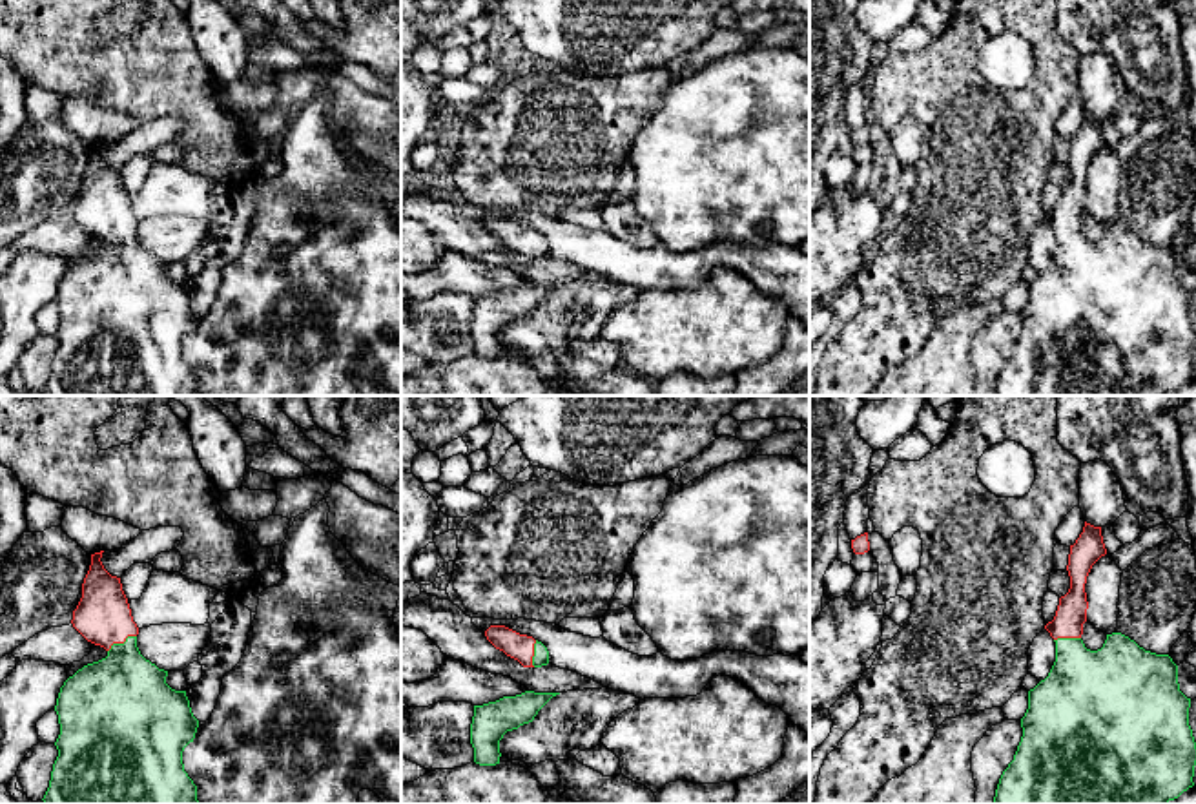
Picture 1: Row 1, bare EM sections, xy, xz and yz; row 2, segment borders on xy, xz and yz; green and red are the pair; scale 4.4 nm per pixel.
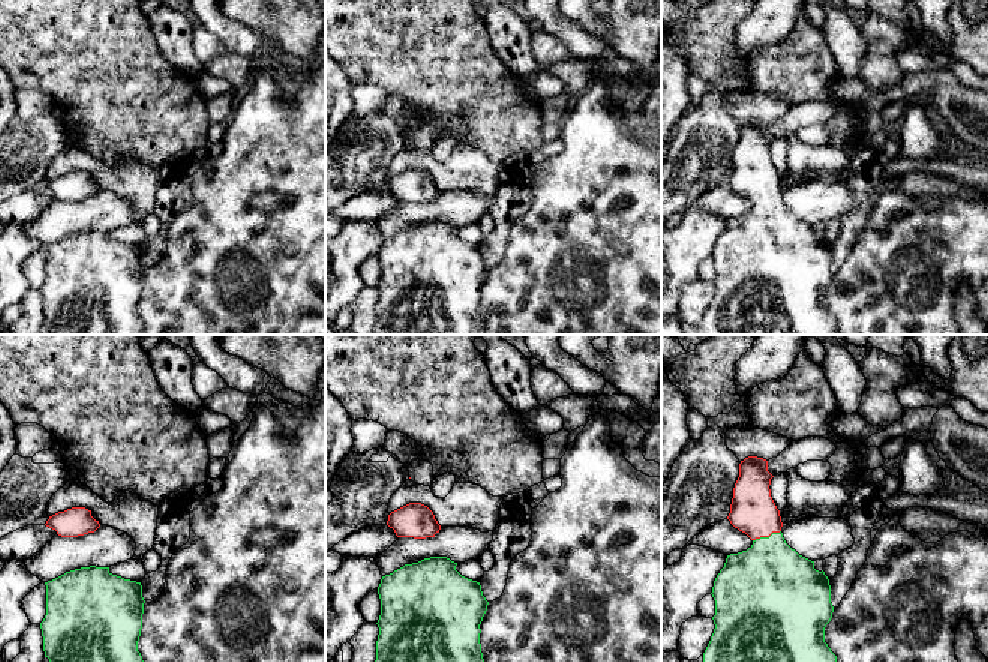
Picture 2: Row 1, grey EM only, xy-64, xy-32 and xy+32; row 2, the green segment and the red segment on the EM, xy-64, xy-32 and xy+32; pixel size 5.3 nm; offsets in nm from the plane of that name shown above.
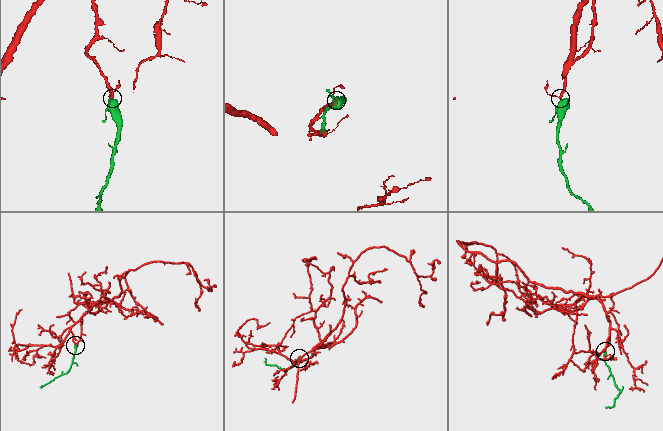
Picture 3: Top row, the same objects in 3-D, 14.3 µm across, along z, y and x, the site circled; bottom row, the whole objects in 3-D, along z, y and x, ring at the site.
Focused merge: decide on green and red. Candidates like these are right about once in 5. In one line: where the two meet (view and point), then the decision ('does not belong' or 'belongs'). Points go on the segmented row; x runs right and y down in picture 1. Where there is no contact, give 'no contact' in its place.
meets green in xy at (121, 644); belongs

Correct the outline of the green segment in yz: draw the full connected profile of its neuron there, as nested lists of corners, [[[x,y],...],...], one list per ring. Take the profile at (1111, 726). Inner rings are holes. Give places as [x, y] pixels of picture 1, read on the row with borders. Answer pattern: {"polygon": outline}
{"polygon": [[[1085,521],[1070,545],[1070,589],[1045,625],[1056,642],[1056,662],[1048,676],[1028,691],[1023,737],[999,778],[994,804],[1167,804],[1194,786],[1191,698],[1180,691],[1172,658],[1145,651],[1121,633],[1107,634],[1098,651],[1081,640],[1087,576],[1105,554],[1101,527]]]}

